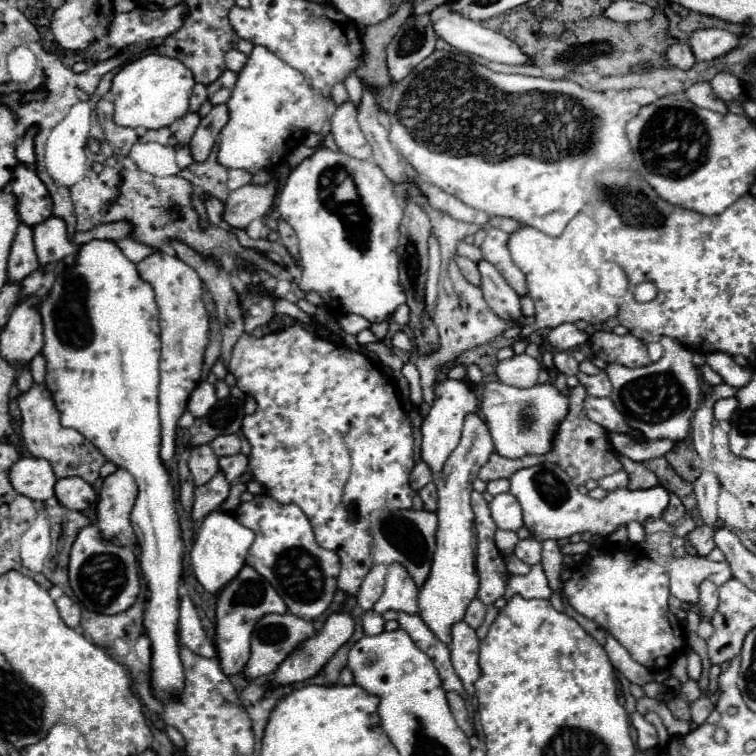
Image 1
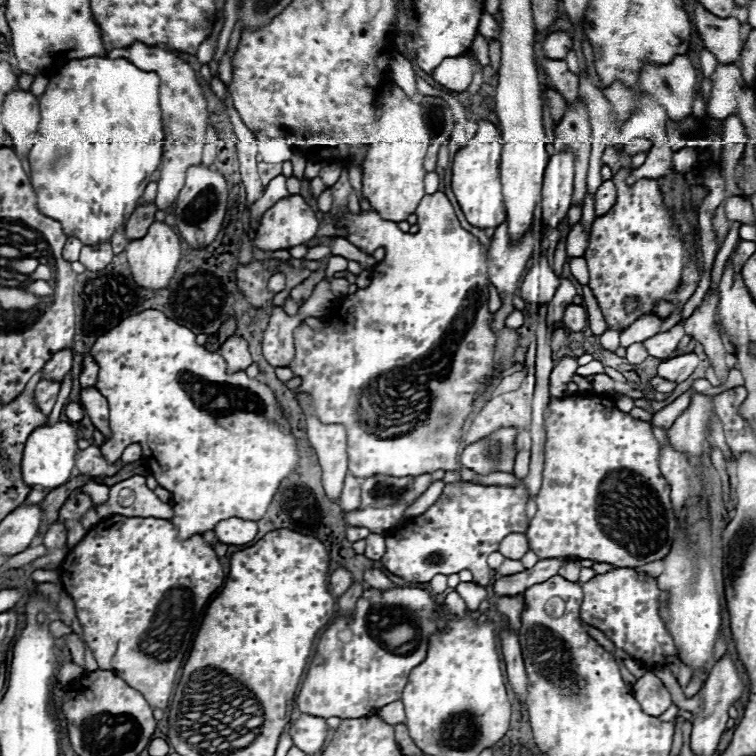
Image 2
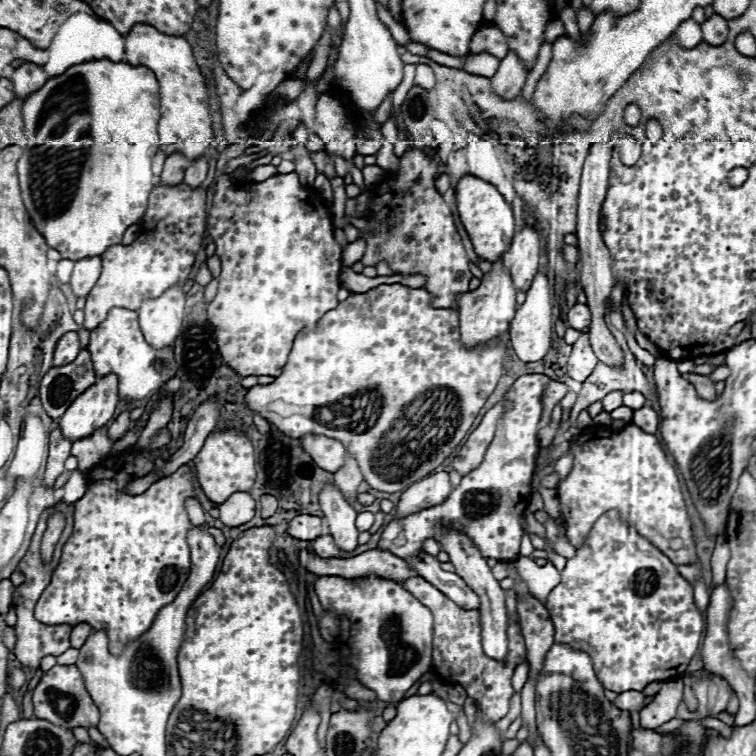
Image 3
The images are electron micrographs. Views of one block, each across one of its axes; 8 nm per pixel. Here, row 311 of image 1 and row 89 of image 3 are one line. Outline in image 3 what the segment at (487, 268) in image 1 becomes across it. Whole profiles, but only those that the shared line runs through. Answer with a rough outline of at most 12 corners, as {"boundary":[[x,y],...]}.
{"boundary":[[514,52],[500,62],[490,84],[498,98],[514,100],[528,72]]}

